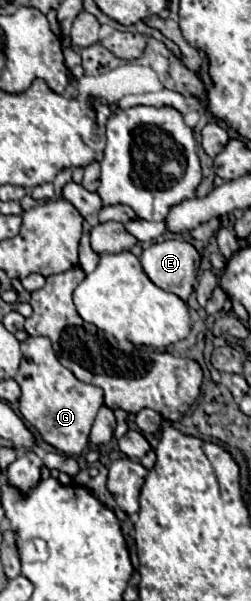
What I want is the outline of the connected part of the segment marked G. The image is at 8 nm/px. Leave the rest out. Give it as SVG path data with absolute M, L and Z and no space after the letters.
M28 336L22 342L22 362L16 374L16 382L22 388L20 396L20 414L22 418L34 426L40 438L54 446L58 452L80 456L88 450L88 434L92 430L92 422L104 404L104 394L98 386L80 382L66 366L56 358L52 344L46 336Z

